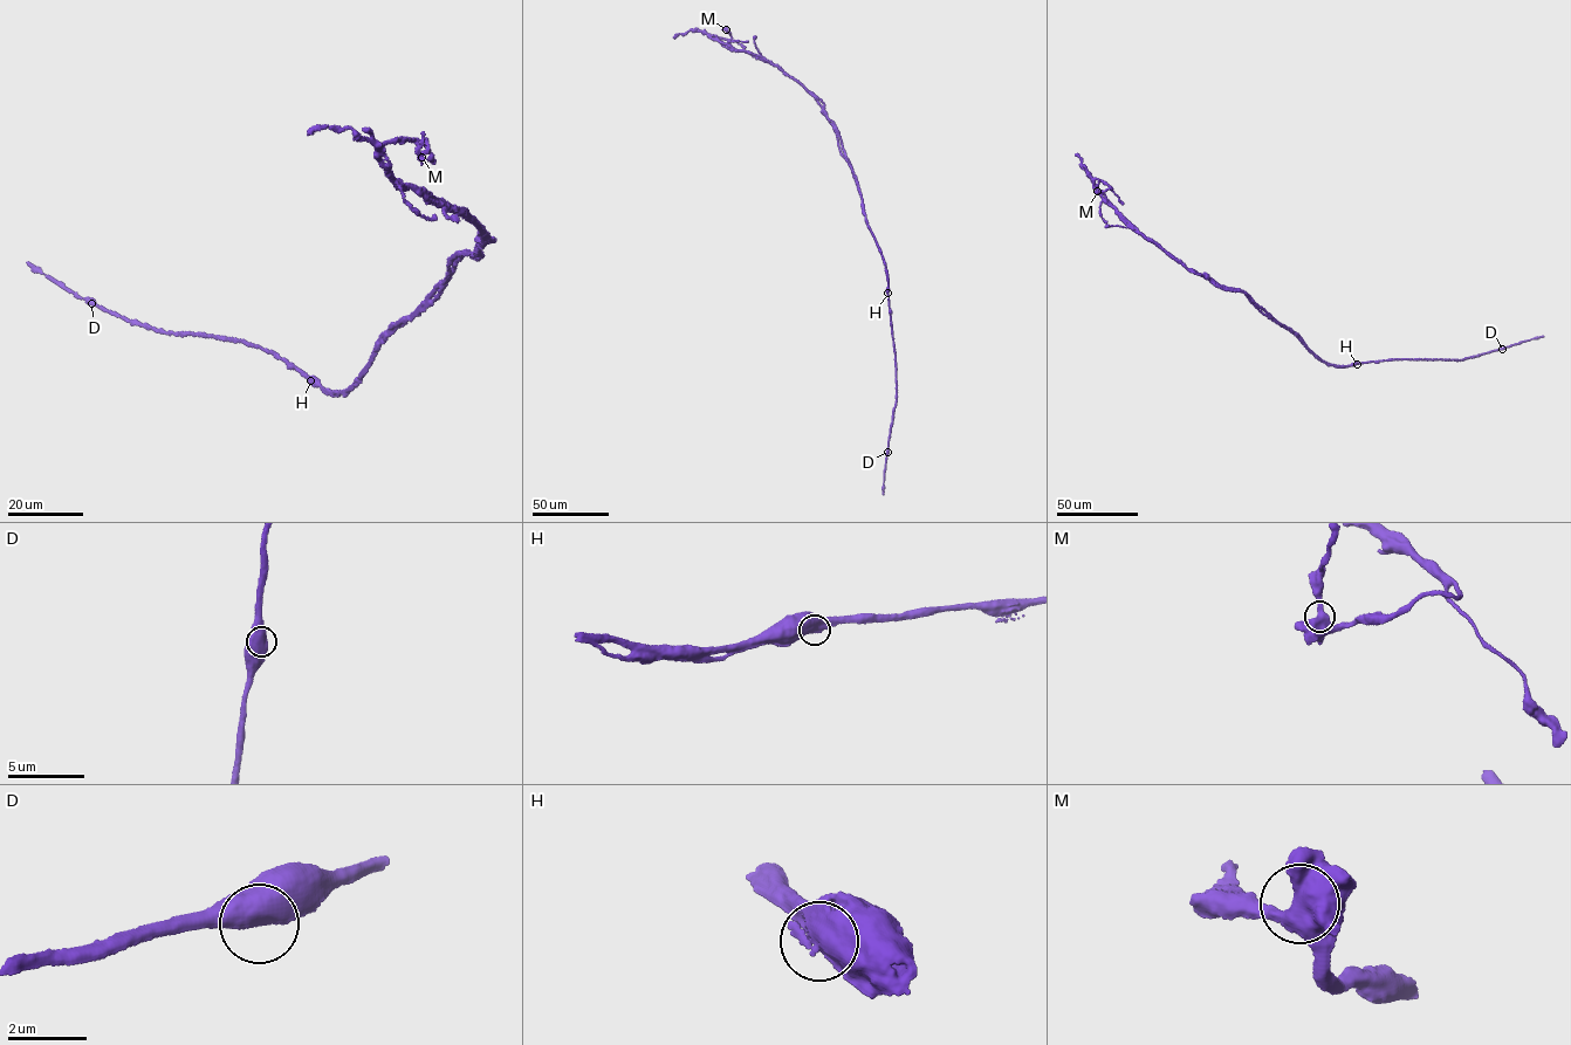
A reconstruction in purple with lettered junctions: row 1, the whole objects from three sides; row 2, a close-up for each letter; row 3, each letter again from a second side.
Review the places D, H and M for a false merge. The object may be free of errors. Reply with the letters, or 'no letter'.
H

